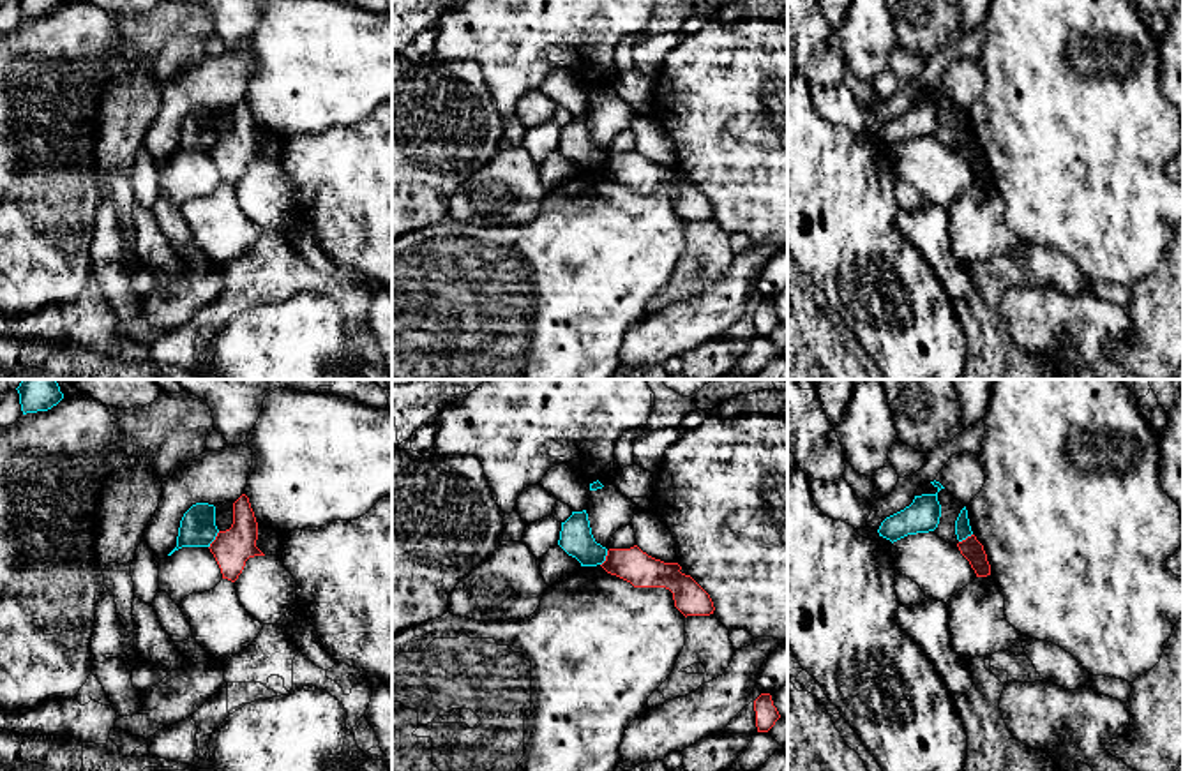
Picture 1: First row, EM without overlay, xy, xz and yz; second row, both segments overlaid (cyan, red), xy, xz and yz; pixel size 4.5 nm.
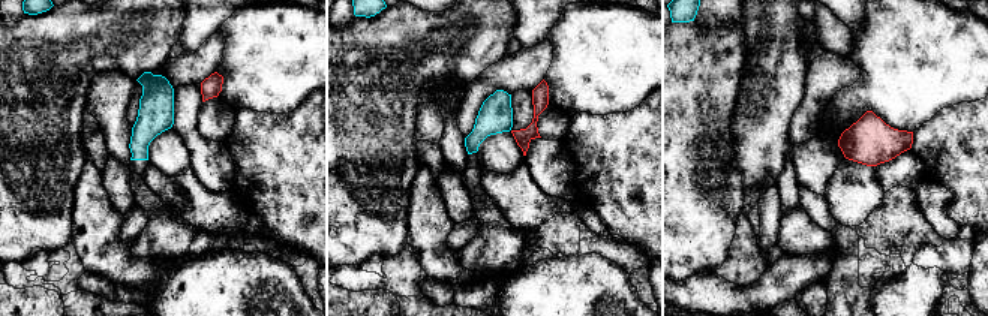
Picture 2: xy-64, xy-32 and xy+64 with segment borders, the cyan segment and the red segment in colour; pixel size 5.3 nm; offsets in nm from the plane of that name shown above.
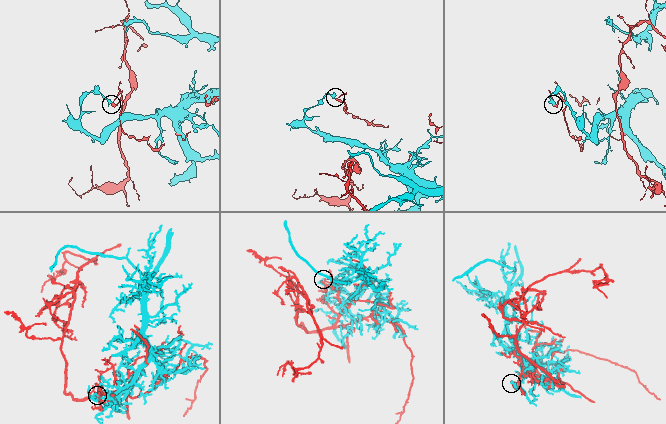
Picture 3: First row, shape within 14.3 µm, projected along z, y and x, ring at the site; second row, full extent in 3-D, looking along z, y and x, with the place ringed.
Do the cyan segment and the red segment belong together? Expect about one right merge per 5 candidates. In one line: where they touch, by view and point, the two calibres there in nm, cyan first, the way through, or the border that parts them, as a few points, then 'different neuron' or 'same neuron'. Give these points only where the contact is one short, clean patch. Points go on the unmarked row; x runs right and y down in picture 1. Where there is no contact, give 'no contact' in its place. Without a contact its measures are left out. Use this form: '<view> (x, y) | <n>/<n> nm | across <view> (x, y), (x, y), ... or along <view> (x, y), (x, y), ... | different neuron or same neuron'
xy (214, 143) | 160/170 nm | along xy (219, 136), (209, 152) | different neuron

